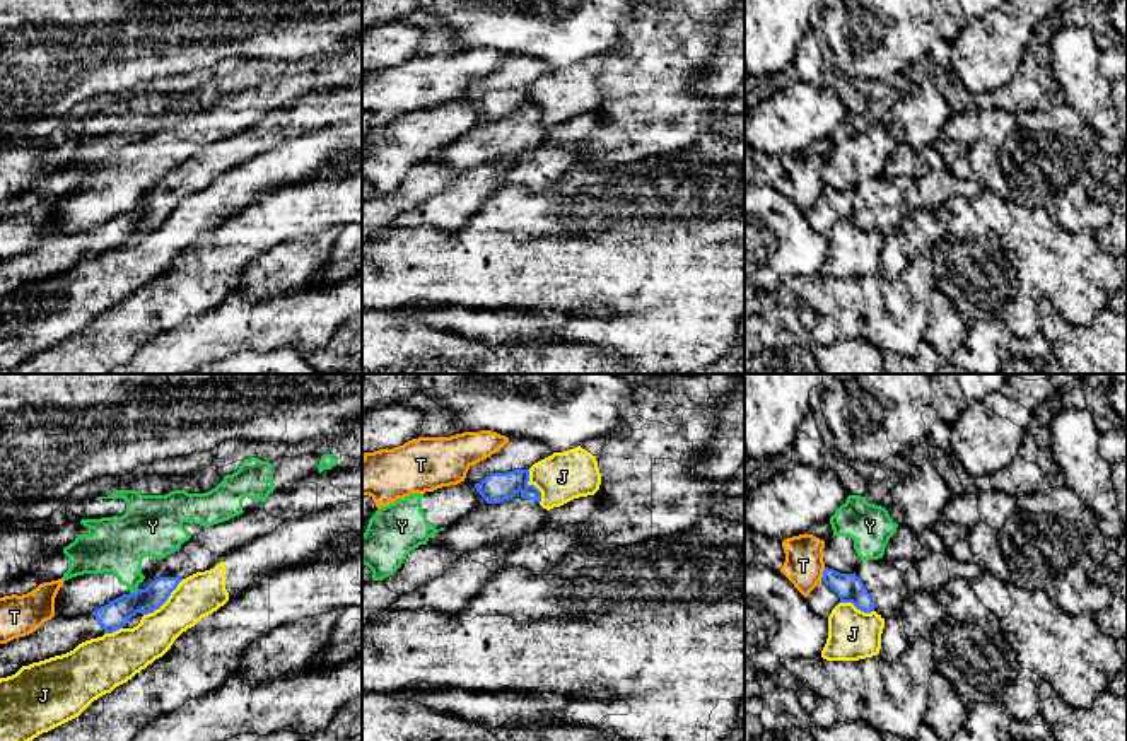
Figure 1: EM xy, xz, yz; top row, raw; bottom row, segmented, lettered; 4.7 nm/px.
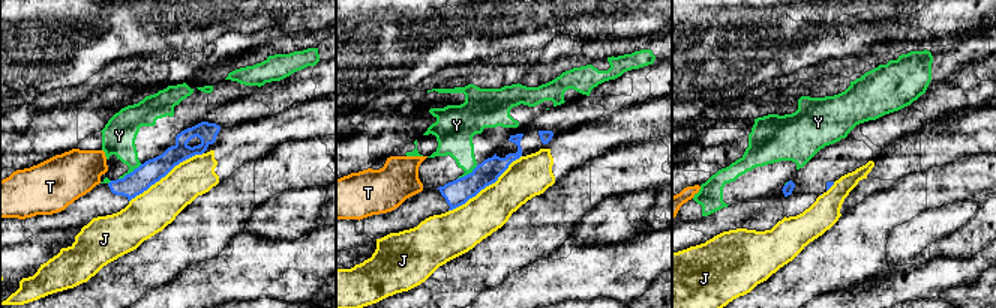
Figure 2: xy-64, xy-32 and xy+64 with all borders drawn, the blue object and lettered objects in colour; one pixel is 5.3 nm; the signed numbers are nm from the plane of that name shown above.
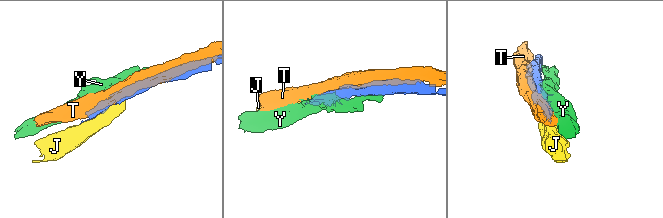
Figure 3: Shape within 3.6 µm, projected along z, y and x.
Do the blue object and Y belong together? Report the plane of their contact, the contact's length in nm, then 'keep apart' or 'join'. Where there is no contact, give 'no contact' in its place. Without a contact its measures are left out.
xy | 50 nm | keep apart

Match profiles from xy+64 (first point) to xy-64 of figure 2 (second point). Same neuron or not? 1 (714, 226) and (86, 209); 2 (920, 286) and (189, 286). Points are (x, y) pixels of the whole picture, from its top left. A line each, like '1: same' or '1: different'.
1: same
2: same

